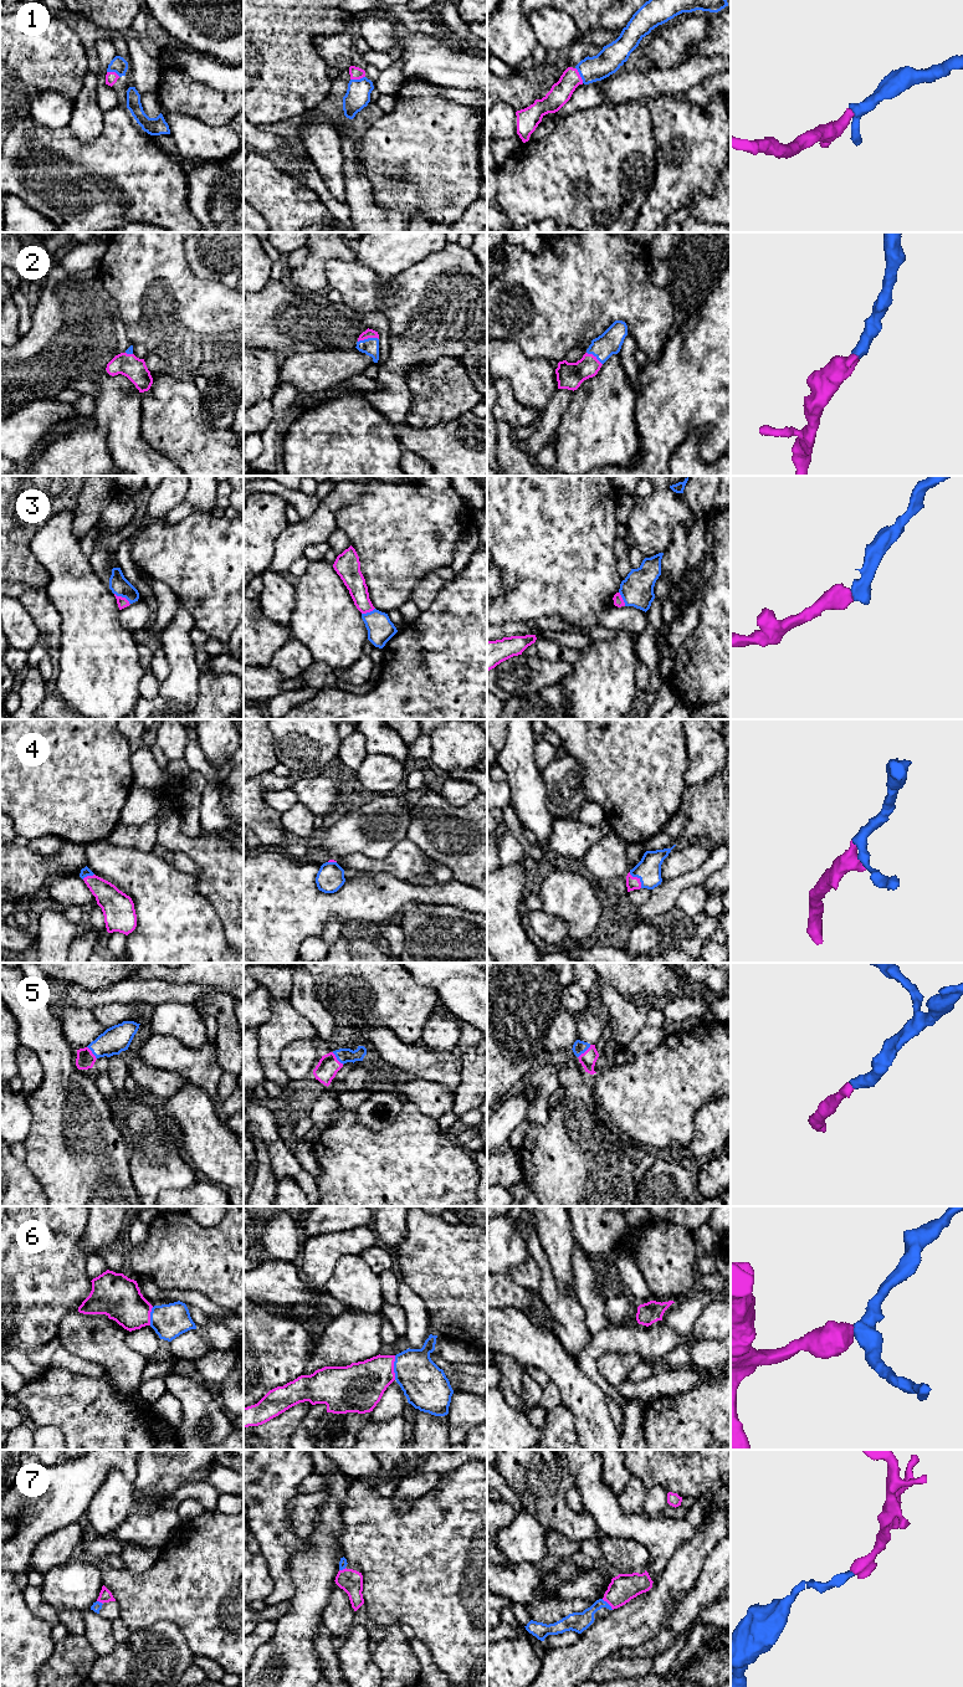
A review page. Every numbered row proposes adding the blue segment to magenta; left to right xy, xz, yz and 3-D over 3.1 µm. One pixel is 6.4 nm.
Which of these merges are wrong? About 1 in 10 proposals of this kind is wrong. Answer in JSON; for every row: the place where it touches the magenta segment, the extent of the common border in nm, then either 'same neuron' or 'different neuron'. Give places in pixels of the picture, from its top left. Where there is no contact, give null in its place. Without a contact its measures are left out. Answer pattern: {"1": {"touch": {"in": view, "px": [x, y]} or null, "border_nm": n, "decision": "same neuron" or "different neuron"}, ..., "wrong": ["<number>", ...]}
{"1": {"touch": {"in": "yz", "px": [579, 75]}, "border_nm": 120, "decision": "same neuron"}, "2": {"touch": {"in": "xz", "px": [368, 337]}, "border_nm": 140, "decision": "same neuron"}, "3": {"touch": {"in": "xy", "px": [123, 598]}, "border_nm": 130, "decision": "same neuron"}, "4": {"touch": {"in": "yz", "px": [638, 878]}, "border_nm": 130, "decision": "same neuron"}, "5": {"touch": {"in": "yz", "px": [585, 1051]}, "border_nm": 120, "decision": "same neuron"}, "6": {"touch": {"in": "xz", "px": [393, 1368]}, "border_nm": 160, "decision": "same neuron"}, "7": {"touch": {"in": "yz", "px": [608, 1603]}, "border_nm": 100, "decision": "same neuron"}, "wrong": []}

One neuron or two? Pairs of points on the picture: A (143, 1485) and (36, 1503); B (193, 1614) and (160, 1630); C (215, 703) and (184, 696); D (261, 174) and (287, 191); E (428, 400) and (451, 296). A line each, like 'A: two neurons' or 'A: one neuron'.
A: two neurons
B: two neurons
C: two neurons
D: one neuron
E: two neurons

